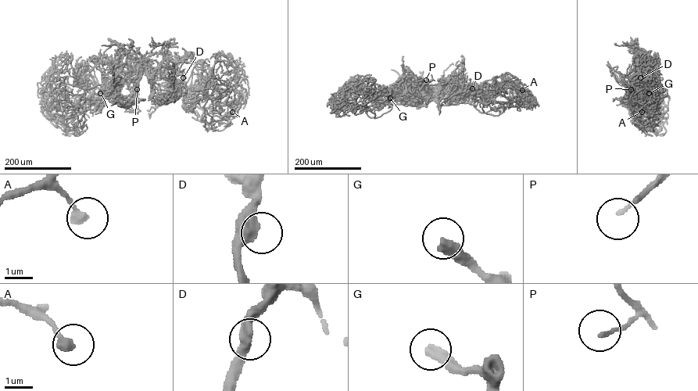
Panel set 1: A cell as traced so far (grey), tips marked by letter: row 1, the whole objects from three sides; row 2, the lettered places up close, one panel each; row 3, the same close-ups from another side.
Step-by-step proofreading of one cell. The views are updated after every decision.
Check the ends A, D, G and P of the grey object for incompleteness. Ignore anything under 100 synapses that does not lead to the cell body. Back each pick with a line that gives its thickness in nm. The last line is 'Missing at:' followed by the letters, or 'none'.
G: 420 nm
Missing at: G

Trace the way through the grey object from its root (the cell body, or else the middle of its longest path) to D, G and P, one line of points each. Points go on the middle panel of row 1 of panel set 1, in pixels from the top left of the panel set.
D: (419, 105), (427, 93), (441, 104), (465, 102), (469, 89), (472, 88)
G: (419, 105), (427, 93), (432, 96), (434, 100), (421, 105), (391, 103), (390, 98)
P: (419, 105), (427, 93), (431, 92), (432, 97), (426, 80)

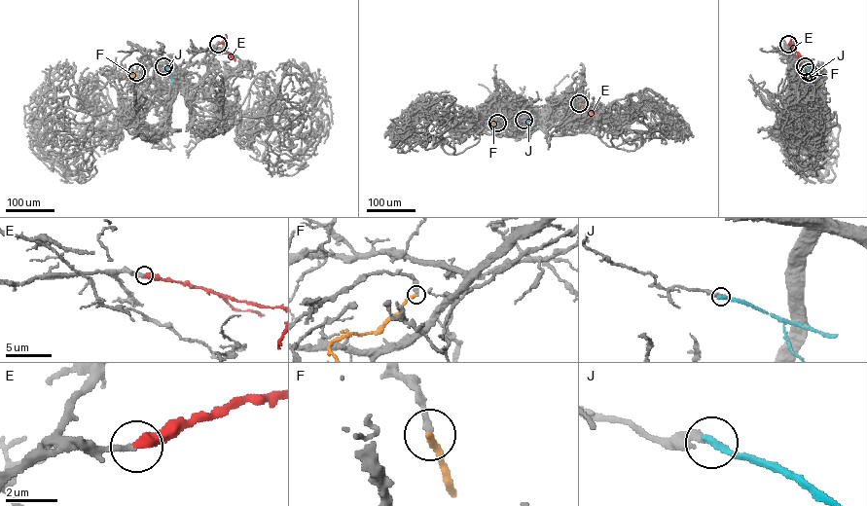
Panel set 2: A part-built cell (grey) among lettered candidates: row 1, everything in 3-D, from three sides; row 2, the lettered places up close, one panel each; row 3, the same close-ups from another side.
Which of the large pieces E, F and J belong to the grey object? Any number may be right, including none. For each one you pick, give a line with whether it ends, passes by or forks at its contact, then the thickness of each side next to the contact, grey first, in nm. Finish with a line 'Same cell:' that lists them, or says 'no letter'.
E: it ends; calibres 280 and 440 nm
Same cell: E

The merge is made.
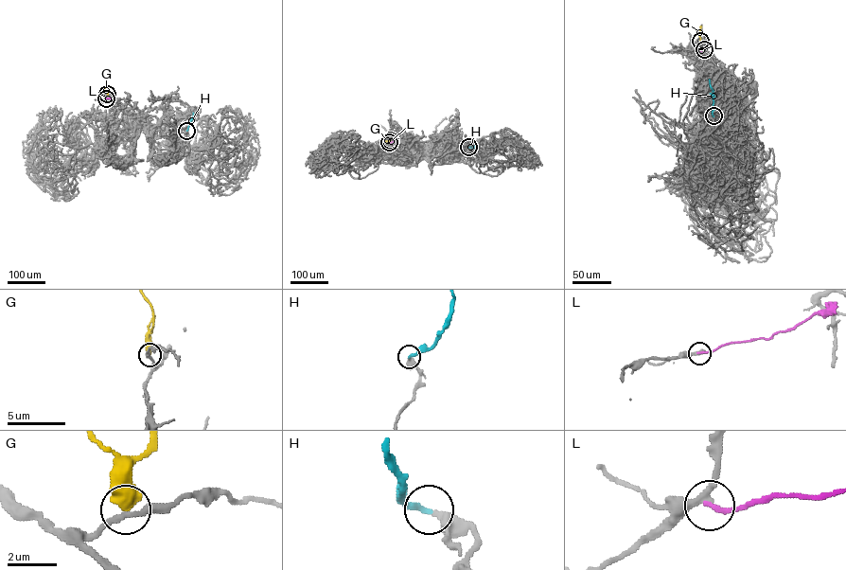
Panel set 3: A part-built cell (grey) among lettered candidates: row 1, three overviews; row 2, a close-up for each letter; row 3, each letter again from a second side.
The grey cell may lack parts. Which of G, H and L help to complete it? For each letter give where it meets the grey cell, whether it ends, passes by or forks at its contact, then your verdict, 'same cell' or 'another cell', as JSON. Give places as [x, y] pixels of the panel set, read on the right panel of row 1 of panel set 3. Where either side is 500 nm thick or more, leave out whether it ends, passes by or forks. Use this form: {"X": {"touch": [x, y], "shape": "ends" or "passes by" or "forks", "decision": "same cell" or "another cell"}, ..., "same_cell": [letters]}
{"G": {"touch": [700, 41], "decision": "another cell"}, "H": {"touch": [713, 115], "shape": "ends", "decision": "same cell"}, "L": {"touch": [704, 49], "shape": "ends", "decision": "another cell"}, "same_cell": ["H"]}

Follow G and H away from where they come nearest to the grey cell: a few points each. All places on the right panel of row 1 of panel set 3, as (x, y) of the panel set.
G: (700, 41), (700, 26)
H: (713, 115), (713, 90), (709, 79)

